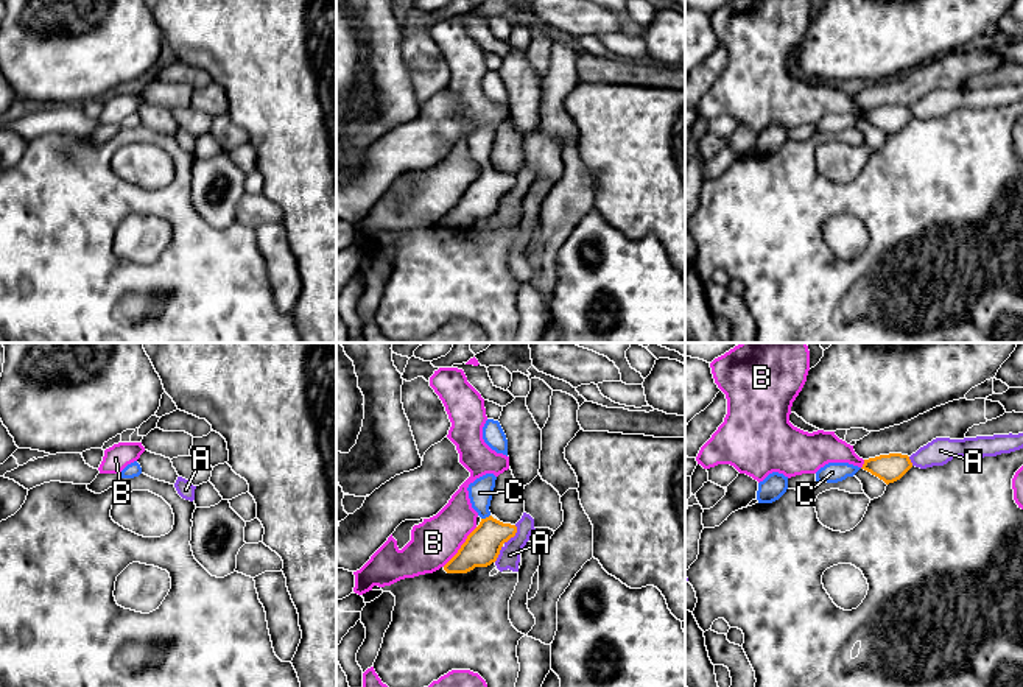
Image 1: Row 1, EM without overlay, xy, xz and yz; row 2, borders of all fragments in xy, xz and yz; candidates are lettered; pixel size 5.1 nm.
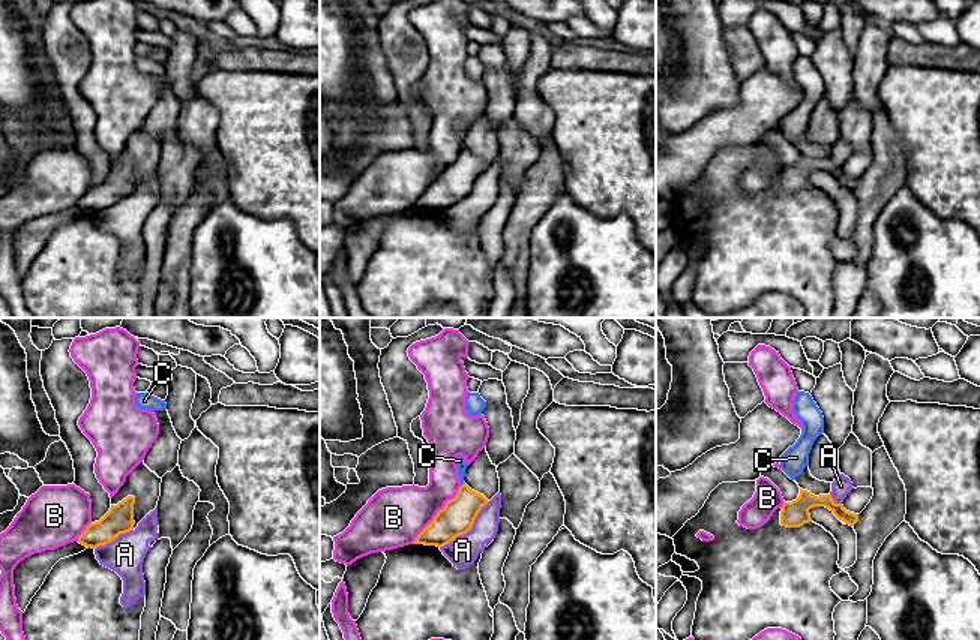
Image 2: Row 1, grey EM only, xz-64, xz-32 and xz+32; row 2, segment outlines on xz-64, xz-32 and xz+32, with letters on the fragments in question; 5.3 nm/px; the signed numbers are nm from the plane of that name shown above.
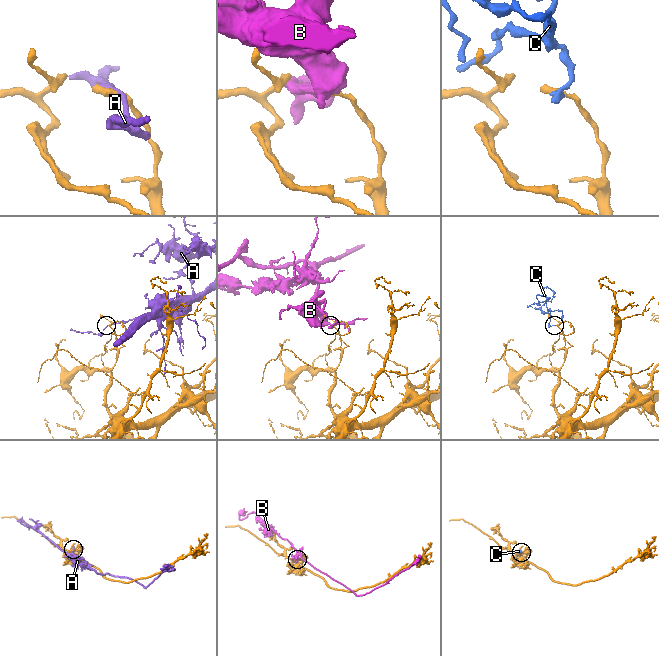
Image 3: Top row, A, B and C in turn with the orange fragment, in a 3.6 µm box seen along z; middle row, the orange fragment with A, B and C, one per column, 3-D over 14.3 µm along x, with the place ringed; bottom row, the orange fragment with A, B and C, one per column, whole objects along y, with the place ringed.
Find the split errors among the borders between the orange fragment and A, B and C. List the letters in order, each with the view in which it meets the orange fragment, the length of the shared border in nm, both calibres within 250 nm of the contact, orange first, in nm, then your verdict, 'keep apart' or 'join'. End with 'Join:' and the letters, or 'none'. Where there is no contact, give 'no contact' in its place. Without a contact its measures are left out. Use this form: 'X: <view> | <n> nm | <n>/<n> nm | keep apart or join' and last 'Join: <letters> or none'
A: xz | 120 nm | 190/110 nm | keep apart
B: xz | 280 nm | 190/240 nm | keep apart
C: xz | 50 nm | 190/130 nm | join
Join: C

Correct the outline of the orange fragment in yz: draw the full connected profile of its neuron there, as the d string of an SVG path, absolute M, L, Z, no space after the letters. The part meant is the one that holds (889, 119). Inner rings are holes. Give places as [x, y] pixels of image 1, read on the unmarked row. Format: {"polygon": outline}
{"polygon": "M889 104L864 111L861 120L870 123L889 136L900 131L911 118L912 114L908 106Z"}

